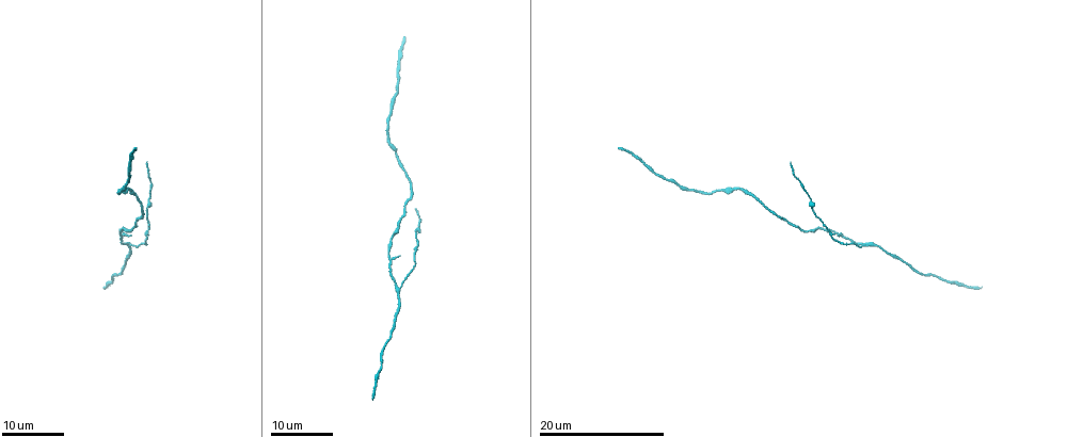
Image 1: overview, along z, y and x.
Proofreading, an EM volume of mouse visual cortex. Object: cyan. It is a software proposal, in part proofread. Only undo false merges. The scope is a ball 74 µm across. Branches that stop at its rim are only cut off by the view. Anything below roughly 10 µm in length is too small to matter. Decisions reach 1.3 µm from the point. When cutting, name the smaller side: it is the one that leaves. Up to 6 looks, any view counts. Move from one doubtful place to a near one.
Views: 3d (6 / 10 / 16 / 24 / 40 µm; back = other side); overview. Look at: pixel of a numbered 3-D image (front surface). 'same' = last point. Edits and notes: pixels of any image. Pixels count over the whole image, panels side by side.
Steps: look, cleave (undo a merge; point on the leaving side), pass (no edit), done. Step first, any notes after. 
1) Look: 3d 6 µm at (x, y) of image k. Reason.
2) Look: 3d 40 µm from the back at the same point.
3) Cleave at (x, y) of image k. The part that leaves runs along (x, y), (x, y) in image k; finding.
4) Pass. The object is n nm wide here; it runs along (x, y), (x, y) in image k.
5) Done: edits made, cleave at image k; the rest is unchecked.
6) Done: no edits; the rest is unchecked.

Look: 3d 24 µm at (396, 157) of image 1. Thin neck.

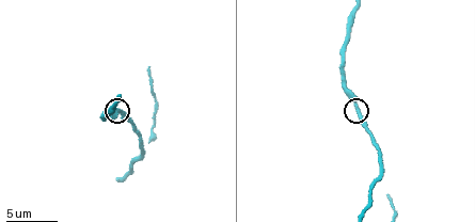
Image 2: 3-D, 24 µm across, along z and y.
Look: 3d 10 µm at (355, 111) of image 2.

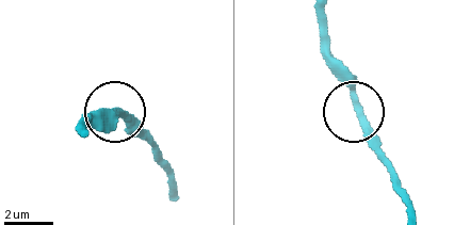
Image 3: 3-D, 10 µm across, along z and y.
Pass. It runs along (410, 209), (395, 173), (357, 111), (353, 86), (321, 52) in image 3; one neuron here.

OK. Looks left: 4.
Look: 3d 24 µm at (870, 245) of image 1. Two arms in line, one across.

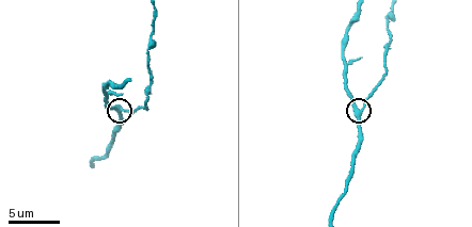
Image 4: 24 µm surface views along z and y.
Look: 3d 6 µm at (363, 111) of image 4.

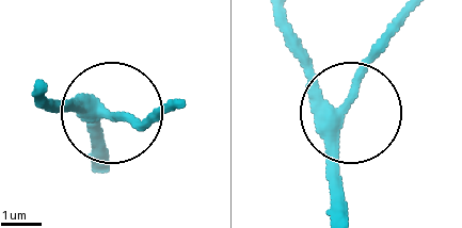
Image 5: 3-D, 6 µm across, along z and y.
Pass. 3 arms meet here; it runs along (281, 12), (291, 52), (343, 113), (339, 212) in image 5; one neuron here.

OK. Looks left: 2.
Look: 3d 16 µm at (343, 56) of image 4. Narrows sharply.

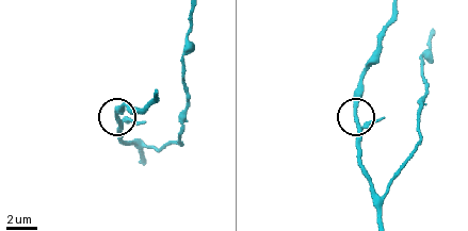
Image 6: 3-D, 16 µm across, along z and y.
Pass. The object is 240 nm wide here; it runs along (385, 25), (376, 61), (364, 77), (358, 96), (358, 148) in image 6; all the same neuron.

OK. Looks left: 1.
Done: no edits; the rest is unchecked.

